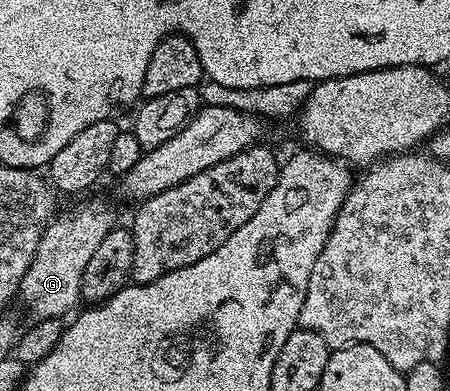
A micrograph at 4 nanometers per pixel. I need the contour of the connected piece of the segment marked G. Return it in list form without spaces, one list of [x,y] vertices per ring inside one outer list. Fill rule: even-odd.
[[[83,205],[80,209],[73,209],[69,213],[60,212],[58,216],[52,220],[48,225],[47,230],[41,235],[41,243],[37,247],[37,251],[33,255],[33,263],[29,263],[29,271],[25,271],[25,275],[19,284],[19,292],[17,294],[18,300],[23,300],[23,305],[32,313],[32,318],[35,319],[49,319],[50,317],[58,317],[60,319],[66,318],[66,313],[74,307],[75,304],[80,304],[81,301],[81,275],[85,275],[85,266],[89,264],[89,259],[97,251],[97,246],[103,242],[105,235],[109,235],[111,229],[116,228],[117,221],[115,221],[115,213],[111,209],[102,209],[99,205]]]

